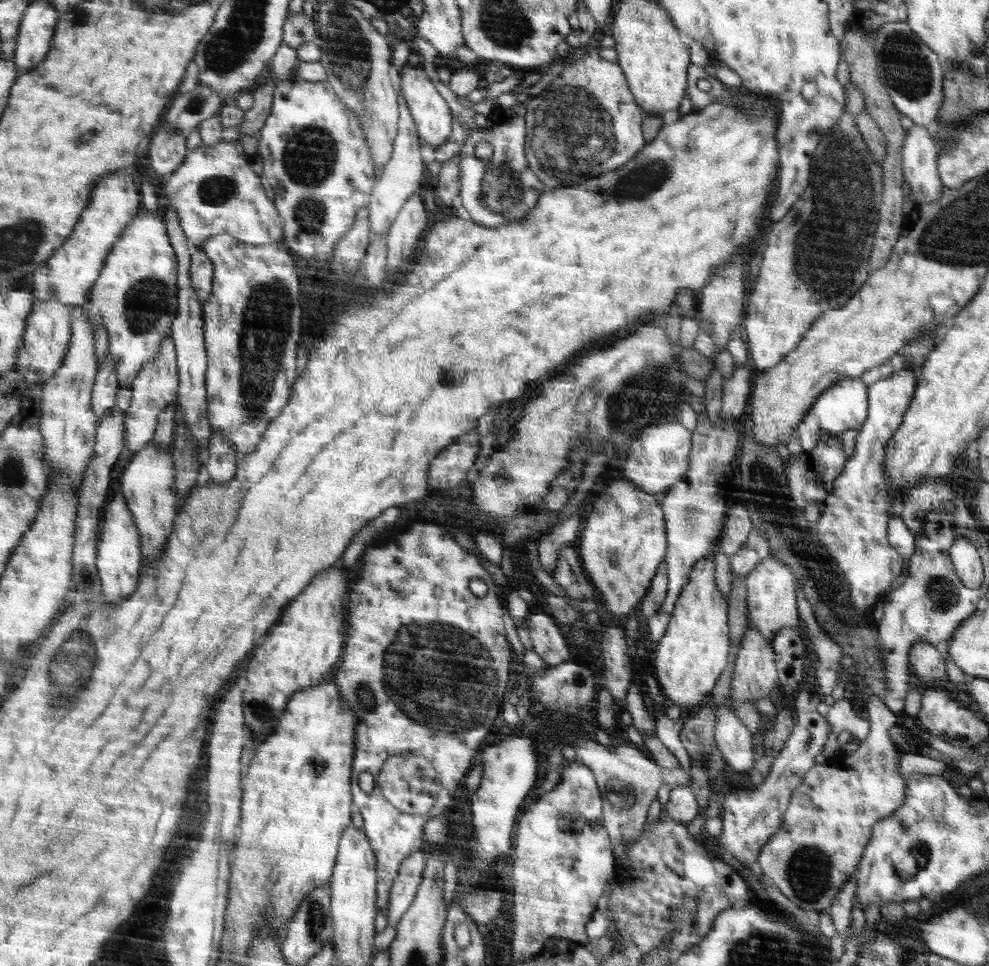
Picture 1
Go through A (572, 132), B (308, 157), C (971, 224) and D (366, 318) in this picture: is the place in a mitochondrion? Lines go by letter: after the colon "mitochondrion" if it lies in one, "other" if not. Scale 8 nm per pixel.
A: mitochondrion
B: mitochondrion
C: mitochondrion
D: other

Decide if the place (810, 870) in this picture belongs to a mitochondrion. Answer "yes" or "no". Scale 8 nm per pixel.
yes

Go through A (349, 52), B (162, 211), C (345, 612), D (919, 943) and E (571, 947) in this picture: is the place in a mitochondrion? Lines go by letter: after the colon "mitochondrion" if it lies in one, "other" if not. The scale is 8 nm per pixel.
A: mitochondrion
B: other
C: other
D: other
E: other

